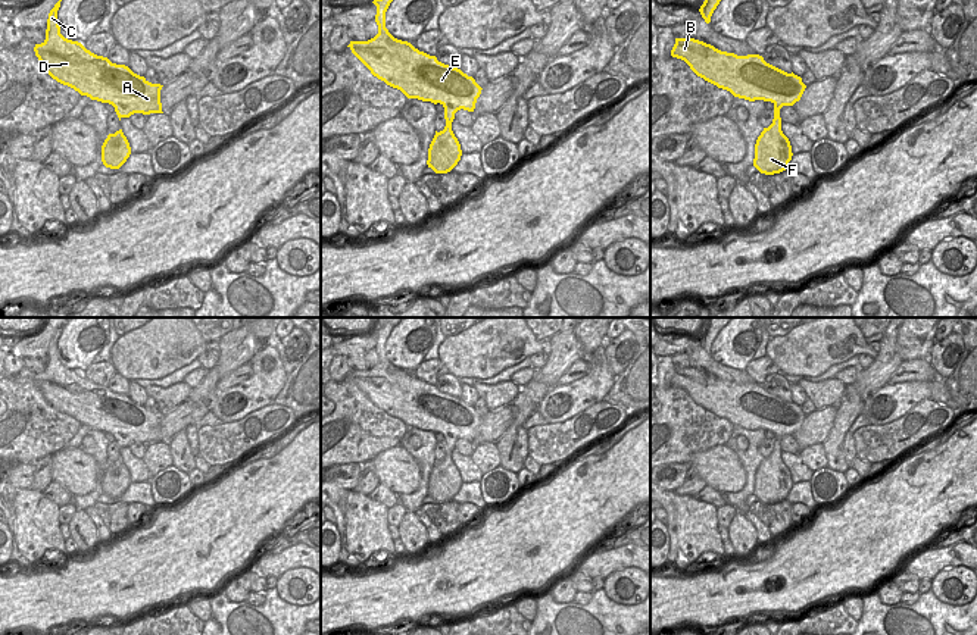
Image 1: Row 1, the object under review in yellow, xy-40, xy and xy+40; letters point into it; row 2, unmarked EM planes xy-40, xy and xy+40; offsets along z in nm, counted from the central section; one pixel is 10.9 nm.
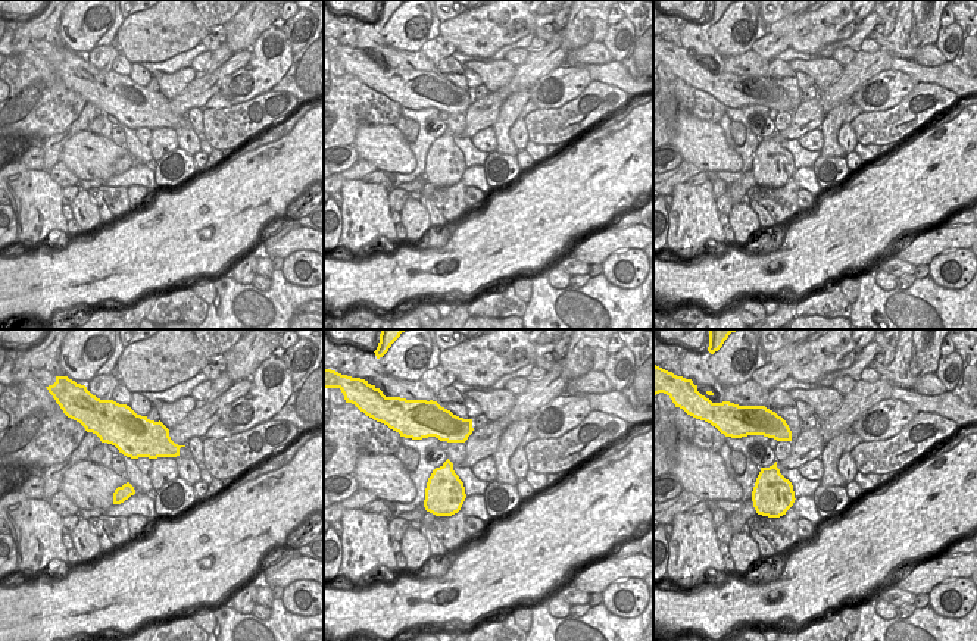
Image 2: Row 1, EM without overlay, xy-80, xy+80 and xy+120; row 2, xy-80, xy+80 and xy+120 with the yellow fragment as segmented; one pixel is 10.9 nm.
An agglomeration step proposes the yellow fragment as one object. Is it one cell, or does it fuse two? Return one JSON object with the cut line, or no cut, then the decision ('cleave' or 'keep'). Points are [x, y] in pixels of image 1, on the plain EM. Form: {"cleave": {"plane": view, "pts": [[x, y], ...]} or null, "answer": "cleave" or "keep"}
{"cleave": null, "answer": "keep"}

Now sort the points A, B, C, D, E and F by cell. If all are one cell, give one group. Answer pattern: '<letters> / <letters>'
A B C D E F

